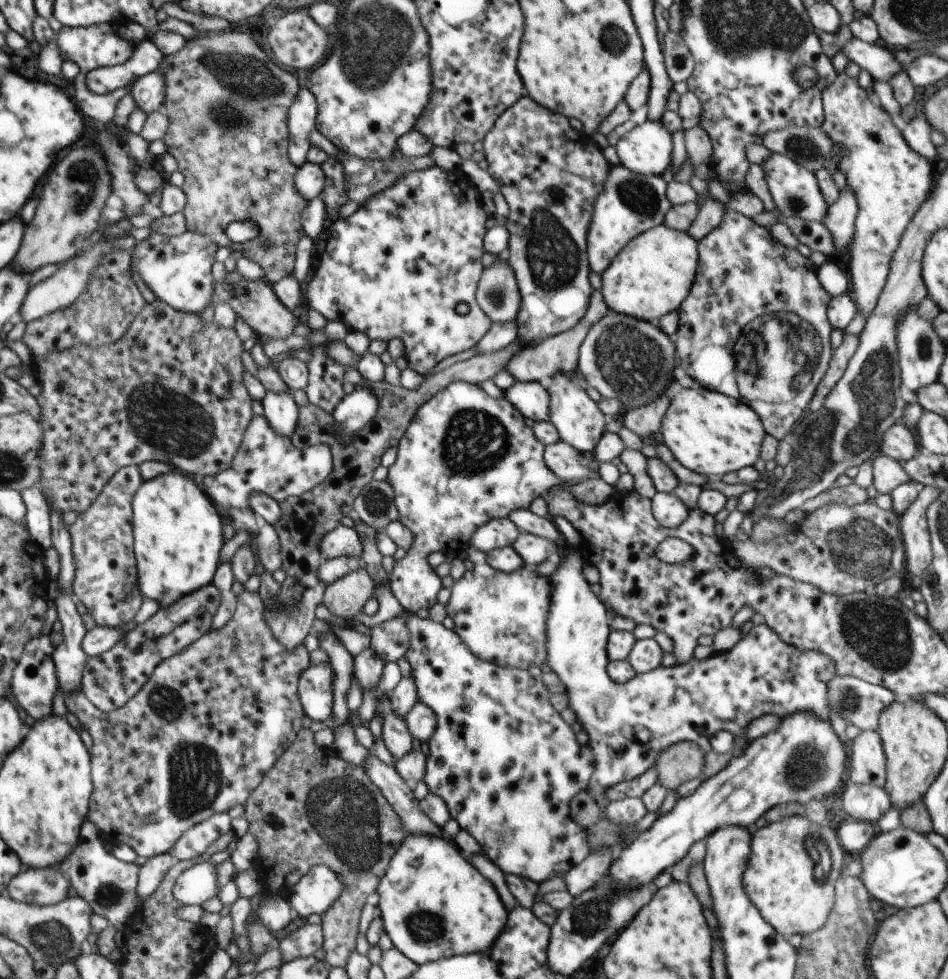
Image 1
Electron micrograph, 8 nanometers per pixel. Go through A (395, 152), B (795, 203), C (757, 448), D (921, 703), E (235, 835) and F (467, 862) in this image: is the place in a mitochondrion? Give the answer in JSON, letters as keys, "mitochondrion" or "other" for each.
{"A":"other","B":"mitochondrion","C":"other","D":"other","E":"other","F":"other"}

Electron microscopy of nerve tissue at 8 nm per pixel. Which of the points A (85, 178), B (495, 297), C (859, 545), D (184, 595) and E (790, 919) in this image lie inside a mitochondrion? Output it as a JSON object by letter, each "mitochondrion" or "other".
{"A":"mitochondrion","B":"mitochondrion","C":"mitochondrion","D":"other","E":"other"}

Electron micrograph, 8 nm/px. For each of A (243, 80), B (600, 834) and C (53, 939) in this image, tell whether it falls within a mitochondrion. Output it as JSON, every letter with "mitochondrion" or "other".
{"A":"mitochondrion","B":"mitochondrion","C":"mitochondrion"}

